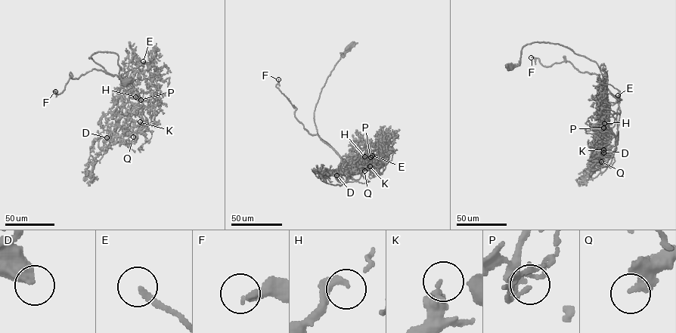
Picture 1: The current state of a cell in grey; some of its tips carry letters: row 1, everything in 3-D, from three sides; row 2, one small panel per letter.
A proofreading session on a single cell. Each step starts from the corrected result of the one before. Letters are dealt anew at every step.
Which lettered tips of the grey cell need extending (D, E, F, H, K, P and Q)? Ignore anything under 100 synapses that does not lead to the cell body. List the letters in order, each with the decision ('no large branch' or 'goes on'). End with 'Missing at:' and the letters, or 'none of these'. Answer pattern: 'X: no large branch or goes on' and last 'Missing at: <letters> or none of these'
D: no large branch
E: goes on
F: goes on
H: no large branch
K: no large branch
P: no large branch
Q: no large branch
Missing at: E, F

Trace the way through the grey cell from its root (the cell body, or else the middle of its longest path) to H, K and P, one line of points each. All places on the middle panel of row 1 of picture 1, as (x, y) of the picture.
H: (348, 47), (322, 88), (314, 121), (320, 137), (350, 166), (351, 179), (349, 171), (364, 156)
K: (348, 47), (322, 88), (314, 121), (320, 137), (348, 164), (370, 171), (370, 178), (376, 175), (370, 166)
P: (348, 47), (322, 88), (314, 121), (320, 137), (350, 166), (351, 179), (359, 178), (358, 166), (370, 157)

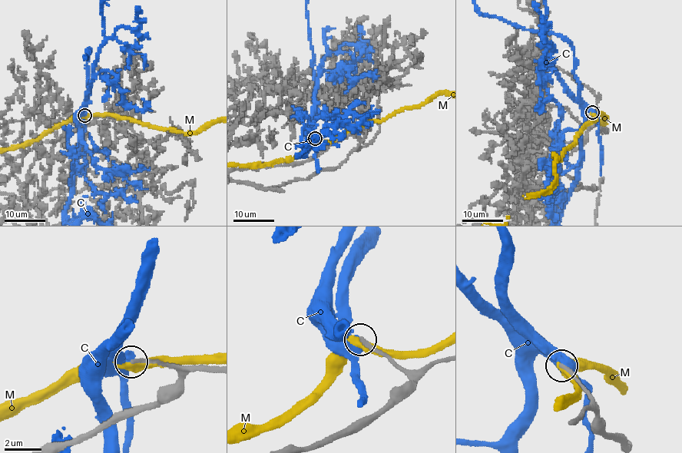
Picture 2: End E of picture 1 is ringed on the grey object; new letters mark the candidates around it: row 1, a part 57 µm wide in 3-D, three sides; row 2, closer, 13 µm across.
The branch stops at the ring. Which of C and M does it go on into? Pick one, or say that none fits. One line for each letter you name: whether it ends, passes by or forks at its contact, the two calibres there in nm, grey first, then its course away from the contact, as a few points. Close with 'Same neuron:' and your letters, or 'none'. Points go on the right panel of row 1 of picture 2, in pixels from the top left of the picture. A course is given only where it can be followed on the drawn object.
Same neuron: none

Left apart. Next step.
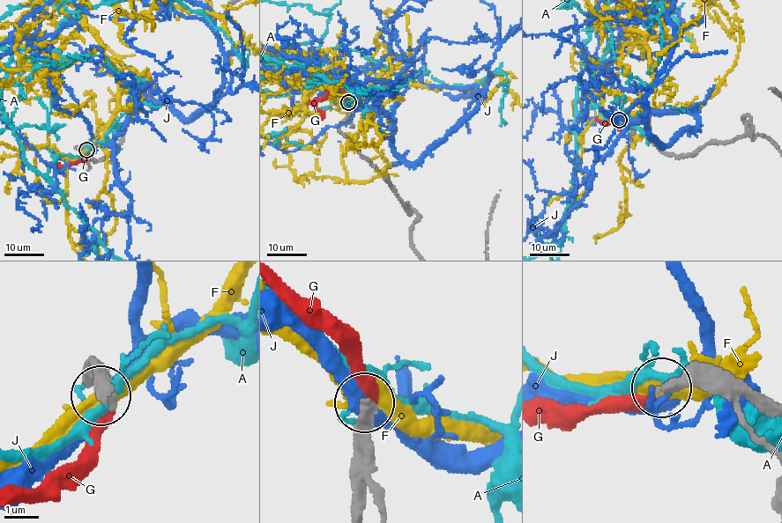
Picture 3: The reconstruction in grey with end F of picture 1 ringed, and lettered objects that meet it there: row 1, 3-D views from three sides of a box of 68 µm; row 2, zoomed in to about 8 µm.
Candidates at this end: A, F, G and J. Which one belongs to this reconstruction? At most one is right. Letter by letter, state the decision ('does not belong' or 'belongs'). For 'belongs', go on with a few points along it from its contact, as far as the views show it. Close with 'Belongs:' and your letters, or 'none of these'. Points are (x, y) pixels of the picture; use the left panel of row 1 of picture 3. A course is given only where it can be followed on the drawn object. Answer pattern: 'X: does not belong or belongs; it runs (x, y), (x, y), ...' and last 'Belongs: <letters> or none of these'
A: does not belong
F: does not belong
G: belongs; it runs (87, 150), (85, 156), (64, 166), (54, 165), (60, 167), (58, 162)
J: does not belong
Belongs: G

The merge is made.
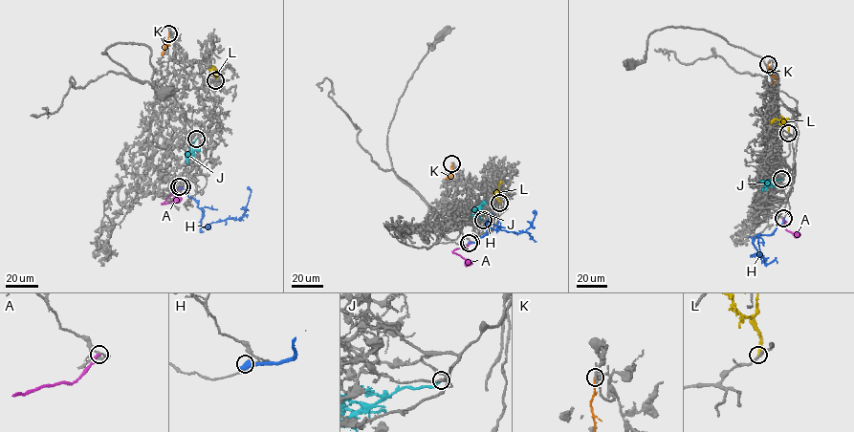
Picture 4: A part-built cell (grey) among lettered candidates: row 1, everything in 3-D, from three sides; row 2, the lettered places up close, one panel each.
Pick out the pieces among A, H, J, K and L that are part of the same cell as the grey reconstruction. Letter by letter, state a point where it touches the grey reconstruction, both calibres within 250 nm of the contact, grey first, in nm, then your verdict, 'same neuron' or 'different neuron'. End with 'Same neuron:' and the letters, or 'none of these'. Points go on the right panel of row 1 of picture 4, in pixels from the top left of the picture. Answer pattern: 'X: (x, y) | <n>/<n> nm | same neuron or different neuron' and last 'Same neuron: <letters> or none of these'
A: (782, 219) | 160/190 nm | different neuron
H: (783, 218) | 120/600 nm | different neuron
J: (781, 179) | 100/200 nm | same neuron
K: (768, 64) | 240/170 nm | different neuron
L: (788, 133) | 200/180 nm | different neuron
Same neuron: J

